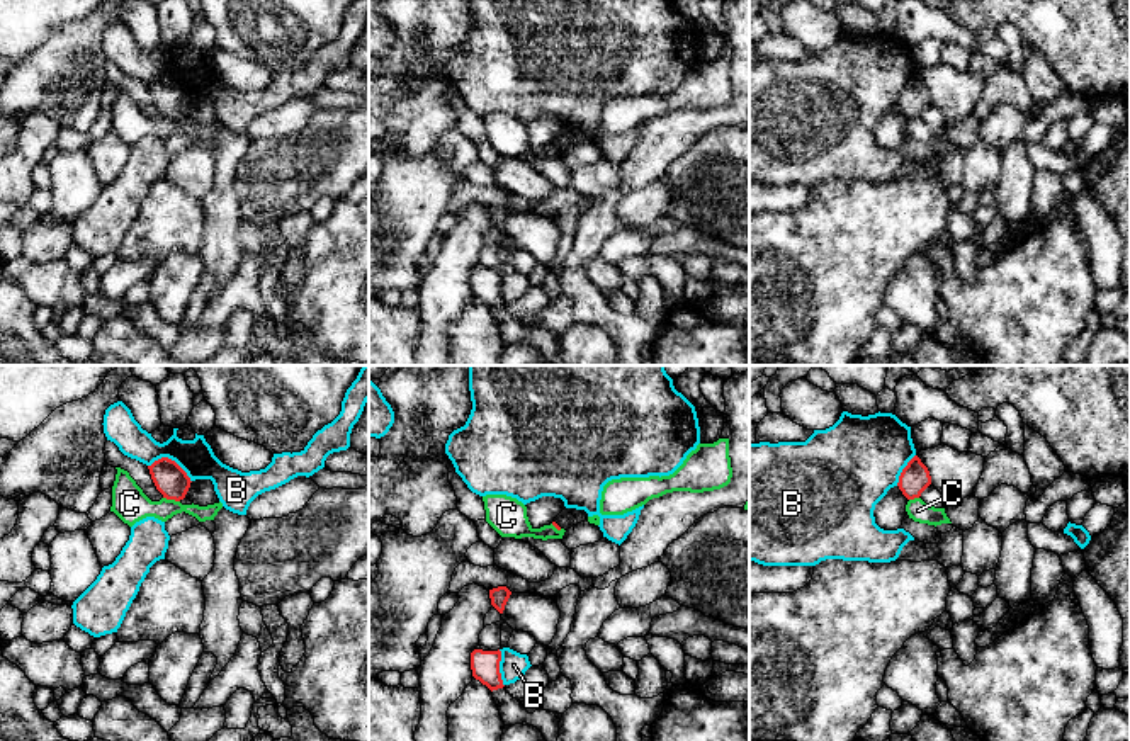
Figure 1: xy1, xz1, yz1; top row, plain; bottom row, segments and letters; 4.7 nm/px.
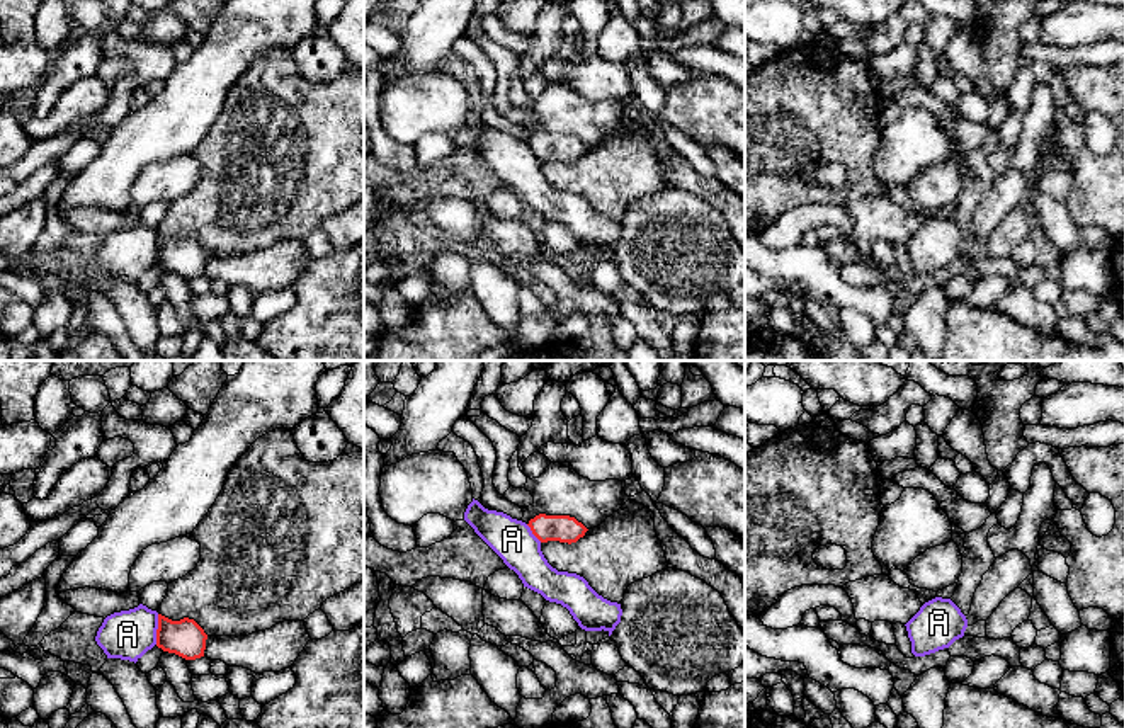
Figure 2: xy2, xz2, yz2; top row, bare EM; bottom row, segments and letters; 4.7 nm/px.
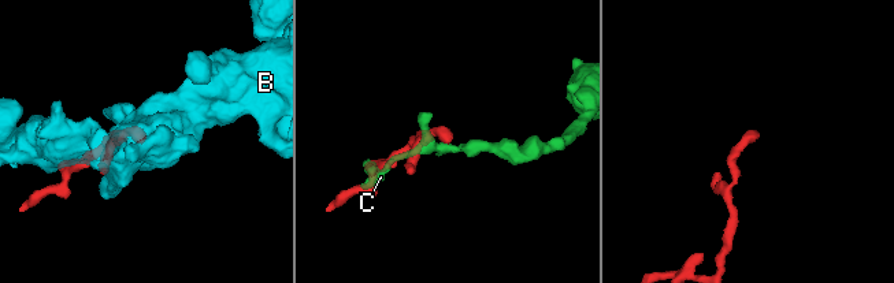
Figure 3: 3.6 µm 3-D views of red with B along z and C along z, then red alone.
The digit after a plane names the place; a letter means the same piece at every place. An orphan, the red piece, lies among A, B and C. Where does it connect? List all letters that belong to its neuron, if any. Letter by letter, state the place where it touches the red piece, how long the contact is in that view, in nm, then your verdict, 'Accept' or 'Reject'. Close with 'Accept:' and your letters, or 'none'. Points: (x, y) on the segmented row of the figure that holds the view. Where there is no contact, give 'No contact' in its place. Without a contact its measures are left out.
A: Touches red at xy2 (157, 630). Shared border 140 nm. Accept
B: Touches red at xy1 (170, 459). Shared border 220 nm. Reject
C: Touches red at xy1 (172, 498). Shared border 80 nm. Reject
Accept: A

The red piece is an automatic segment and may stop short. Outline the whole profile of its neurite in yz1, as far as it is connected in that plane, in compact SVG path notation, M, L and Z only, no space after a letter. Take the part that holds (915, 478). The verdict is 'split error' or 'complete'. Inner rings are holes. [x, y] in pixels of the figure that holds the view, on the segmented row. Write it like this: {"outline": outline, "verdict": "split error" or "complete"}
{"outline": "M914 455L899 476L899 489L907 500L919 498L921 493L931 484L928 467Z", "verdict": "complete"}

